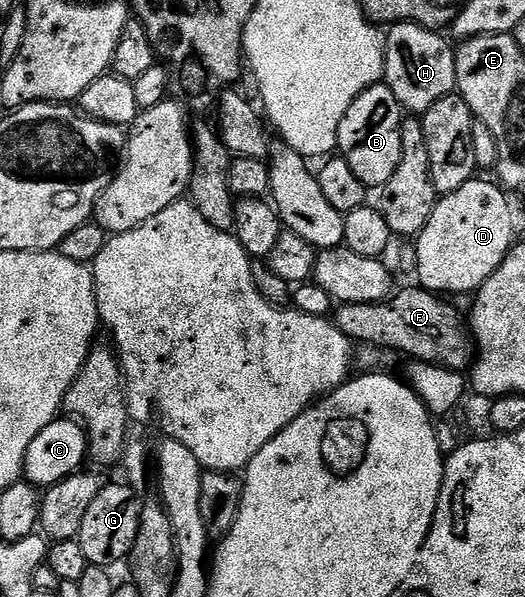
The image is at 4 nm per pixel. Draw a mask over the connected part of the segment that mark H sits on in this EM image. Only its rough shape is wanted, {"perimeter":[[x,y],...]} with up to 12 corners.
{"perimeter":[[393,24],[383,83],[408,114],[456,92],[439,31]]}

